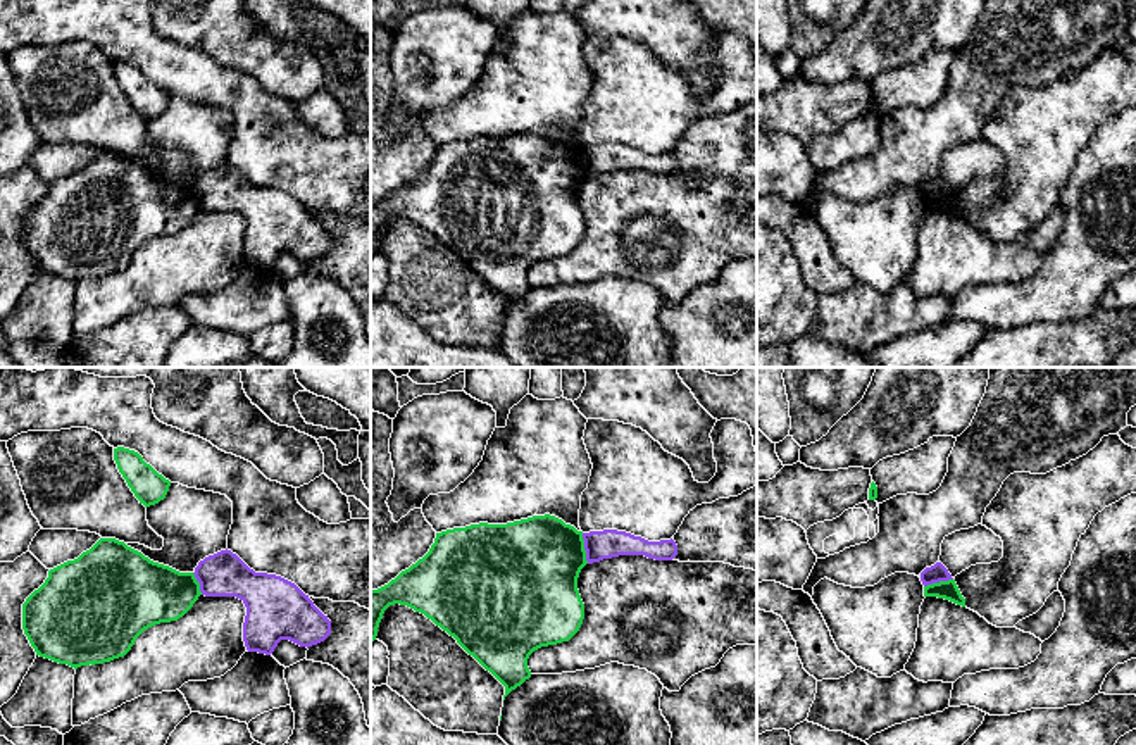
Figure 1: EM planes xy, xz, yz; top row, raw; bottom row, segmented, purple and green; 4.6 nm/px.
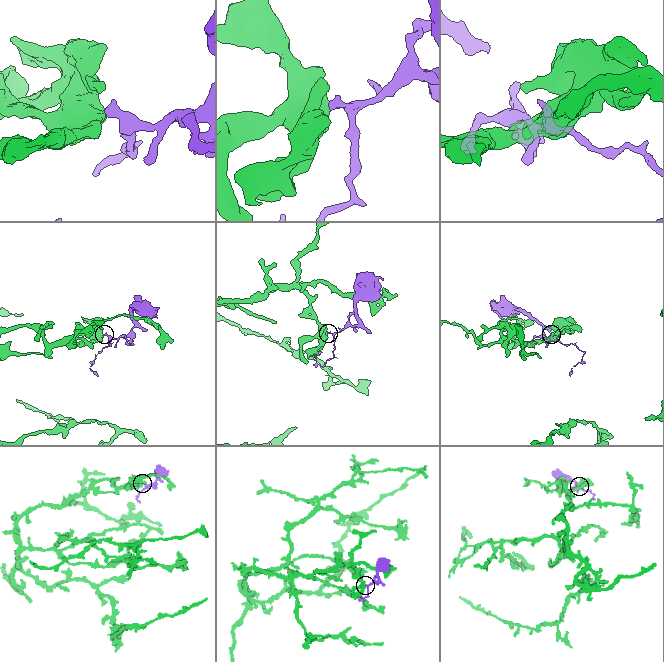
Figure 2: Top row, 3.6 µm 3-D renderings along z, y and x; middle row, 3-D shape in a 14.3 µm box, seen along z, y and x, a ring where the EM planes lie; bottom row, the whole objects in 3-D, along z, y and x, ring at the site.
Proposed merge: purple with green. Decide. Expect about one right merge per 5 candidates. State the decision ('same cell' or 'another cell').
another cell

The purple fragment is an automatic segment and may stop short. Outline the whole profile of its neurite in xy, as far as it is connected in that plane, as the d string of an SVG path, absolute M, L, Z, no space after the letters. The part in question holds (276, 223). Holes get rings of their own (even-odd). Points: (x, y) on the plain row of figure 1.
M228 162L200 174L193 188L202 209L236 210L245 217L248 266L271 269L281 254L309 262L331 248L328 229L295 197L255 186Z

